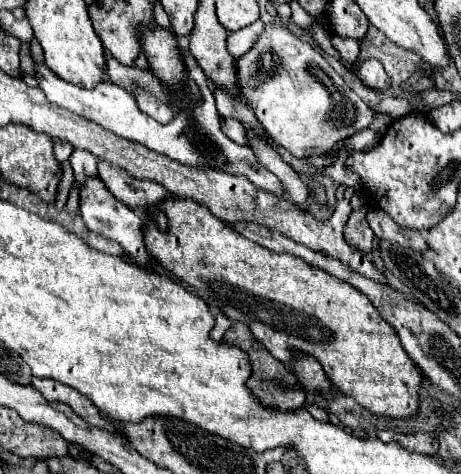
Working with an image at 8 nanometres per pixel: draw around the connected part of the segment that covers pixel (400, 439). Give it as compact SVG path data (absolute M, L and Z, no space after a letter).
M378 432L378 438L384 442L398 442L408 452L418 452L424 456L436 456L438 452L438 442L434 440L432 434L418 432L414 436L406 436L406 434L396 434L396 432Z

